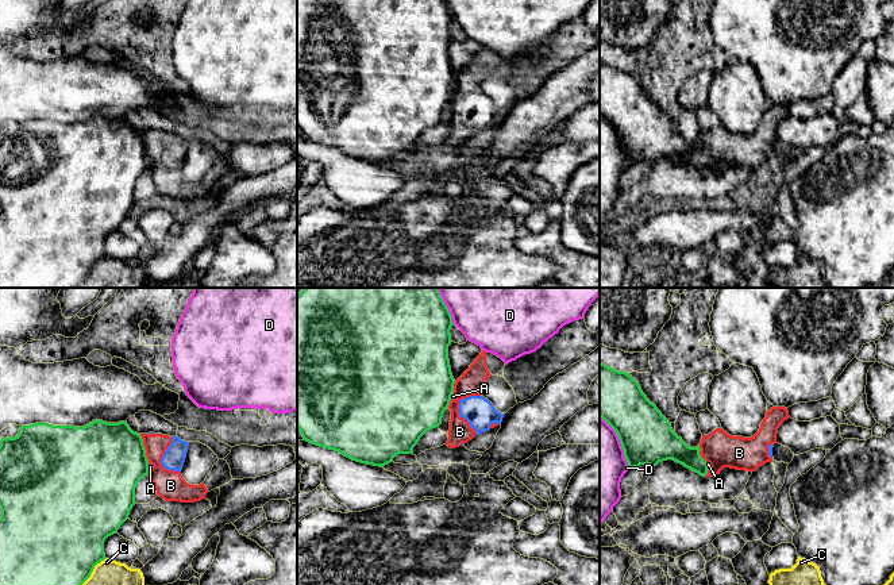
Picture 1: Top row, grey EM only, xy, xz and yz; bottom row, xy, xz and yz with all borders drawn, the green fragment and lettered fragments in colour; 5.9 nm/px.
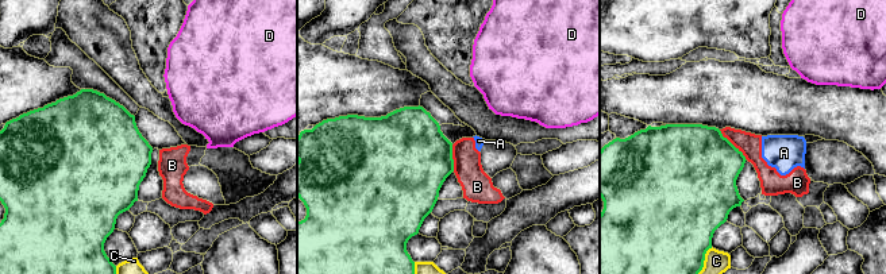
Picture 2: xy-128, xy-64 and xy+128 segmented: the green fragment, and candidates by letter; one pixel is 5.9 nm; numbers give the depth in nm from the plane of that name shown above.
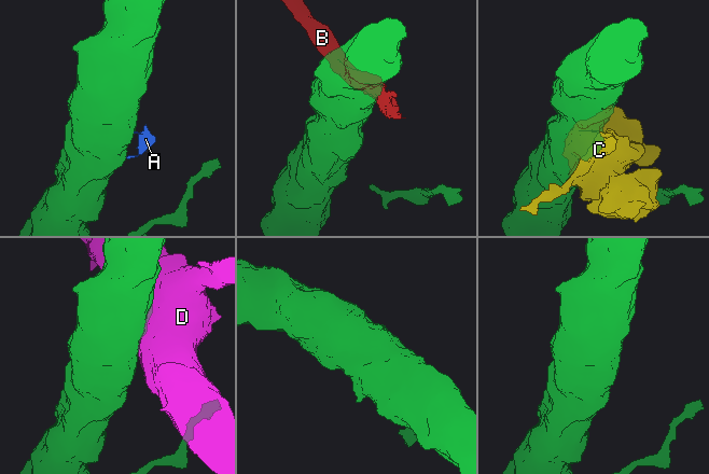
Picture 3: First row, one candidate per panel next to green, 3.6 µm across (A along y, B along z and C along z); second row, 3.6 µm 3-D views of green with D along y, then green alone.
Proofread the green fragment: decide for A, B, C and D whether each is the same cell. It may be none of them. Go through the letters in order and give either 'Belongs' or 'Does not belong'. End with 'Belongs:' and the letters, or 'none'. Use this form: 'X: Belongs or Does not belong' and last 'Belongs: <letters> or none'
A: Does not belong
B: Does not belong
C: Does not belong
D: Does not belong
Belongs: none

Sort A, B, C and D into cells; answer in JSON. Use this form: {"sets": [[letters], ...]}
{"sets": [["A", "B"], ["C"], ["D"]]}

